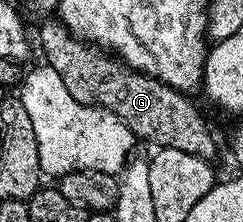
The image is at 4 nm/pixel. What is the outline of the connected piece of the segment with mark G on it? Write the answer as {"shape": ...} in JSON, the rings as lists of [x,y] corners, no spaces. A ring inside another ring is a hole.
{"shape":[[[47,20],[42,23],[39,38],[43,41],[46,65],[61,76],[61,84],[69,88],[69,96],[86,106],[97,106],[120,118],[136,139],[152,142],[155,148],[177,148],[177,152],[189,152],[198,158],[214,159],[215,138],[207,127],[199,110],[191,106],[186,93],[174,90],[147,74],[132,70],[108,51],[81,42],[73,37],[62,22]],[[44,25],[44,26],[43,26]]]}

